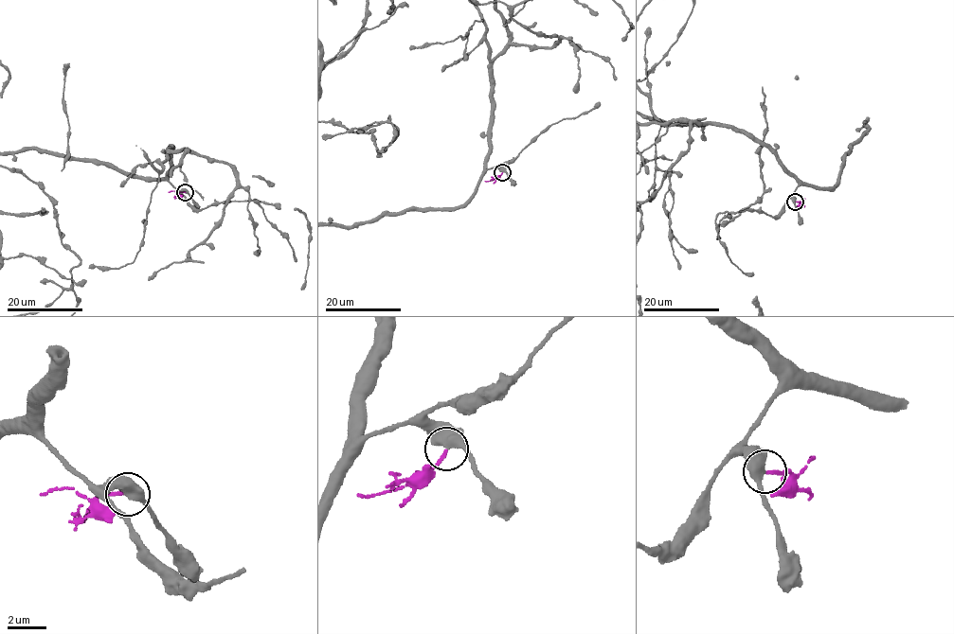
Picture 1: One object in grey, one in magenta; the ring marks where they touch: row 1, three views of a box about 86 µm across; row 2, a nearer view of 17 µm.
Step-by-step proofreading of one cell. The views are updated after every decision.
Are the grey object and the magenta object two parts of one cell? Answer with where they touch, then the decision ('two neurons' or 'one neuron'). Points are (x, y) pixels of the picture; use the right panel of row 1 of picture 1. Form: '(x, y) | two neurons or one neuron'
(795, 202) | two neurons

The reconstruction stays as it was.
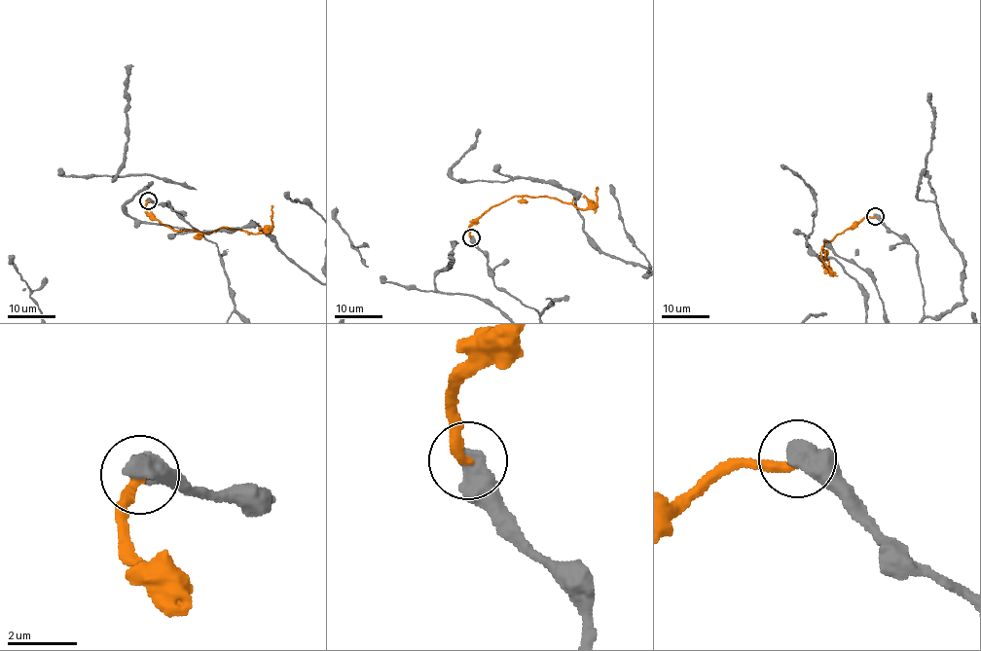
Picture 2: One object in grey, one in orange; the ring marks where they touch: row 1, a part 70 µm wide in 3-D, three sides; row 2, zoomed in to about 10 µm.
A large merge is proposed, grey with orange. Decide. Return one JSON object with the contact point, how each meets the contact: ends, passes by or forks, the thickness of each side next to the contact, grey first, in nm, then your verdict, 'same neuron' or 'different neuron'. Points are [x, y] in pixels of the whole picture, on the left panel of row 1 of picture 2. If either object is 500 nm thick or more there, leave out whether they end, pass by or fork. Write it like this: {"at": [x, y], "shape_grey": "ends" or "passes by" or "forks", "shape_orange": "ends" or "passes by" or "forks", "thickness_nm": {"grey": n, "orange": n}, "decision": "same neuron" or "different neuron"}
{"at": [148, 200], "thickness_nm": {"grey": 650, "orange": 280}, "decision": "different neuron"}

